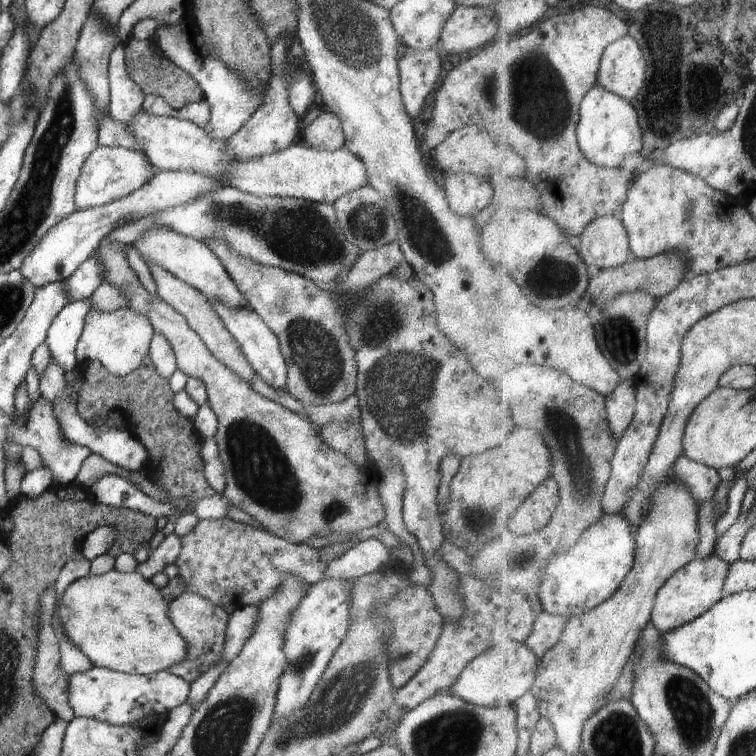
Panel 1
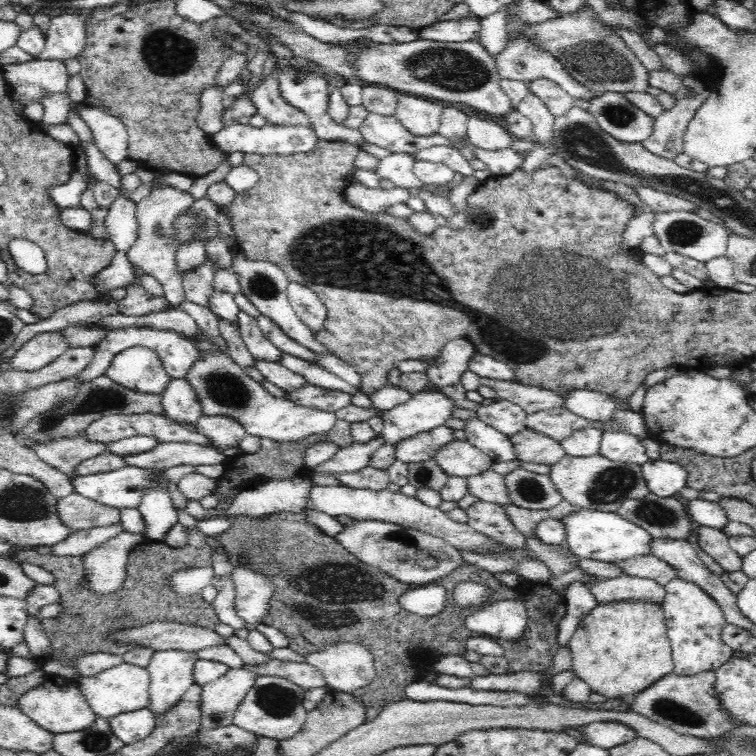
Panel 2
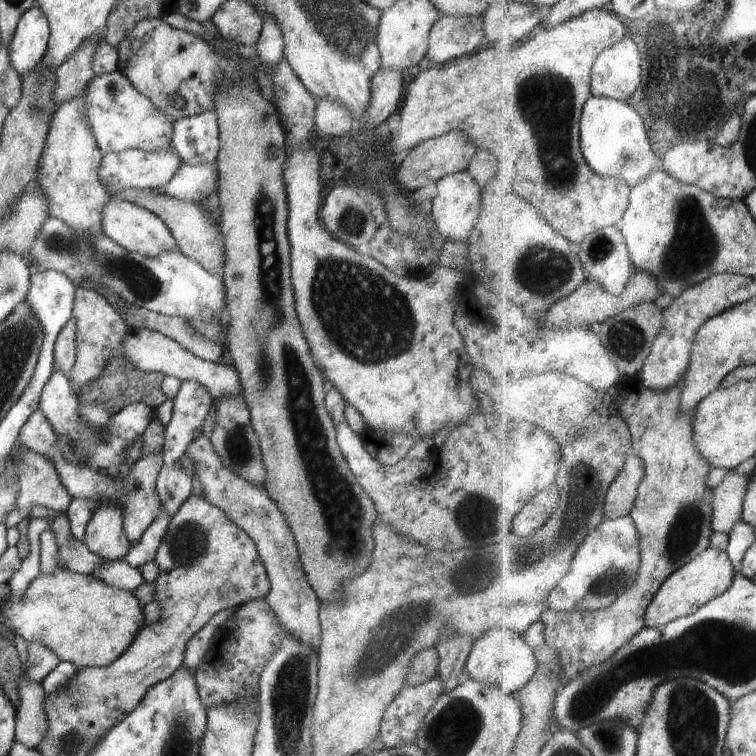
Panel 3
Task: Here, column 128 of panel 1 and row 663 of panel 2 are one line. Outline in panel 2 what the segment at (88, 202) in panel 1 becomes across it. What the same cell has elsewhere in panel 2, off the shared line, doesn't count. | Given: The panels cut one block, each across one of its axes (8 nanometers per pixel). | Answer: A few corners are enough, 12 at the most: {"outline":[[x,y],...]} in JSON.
{"outline":[[154,652],[148,709],[164,715],[195,683],[197,652]]}

